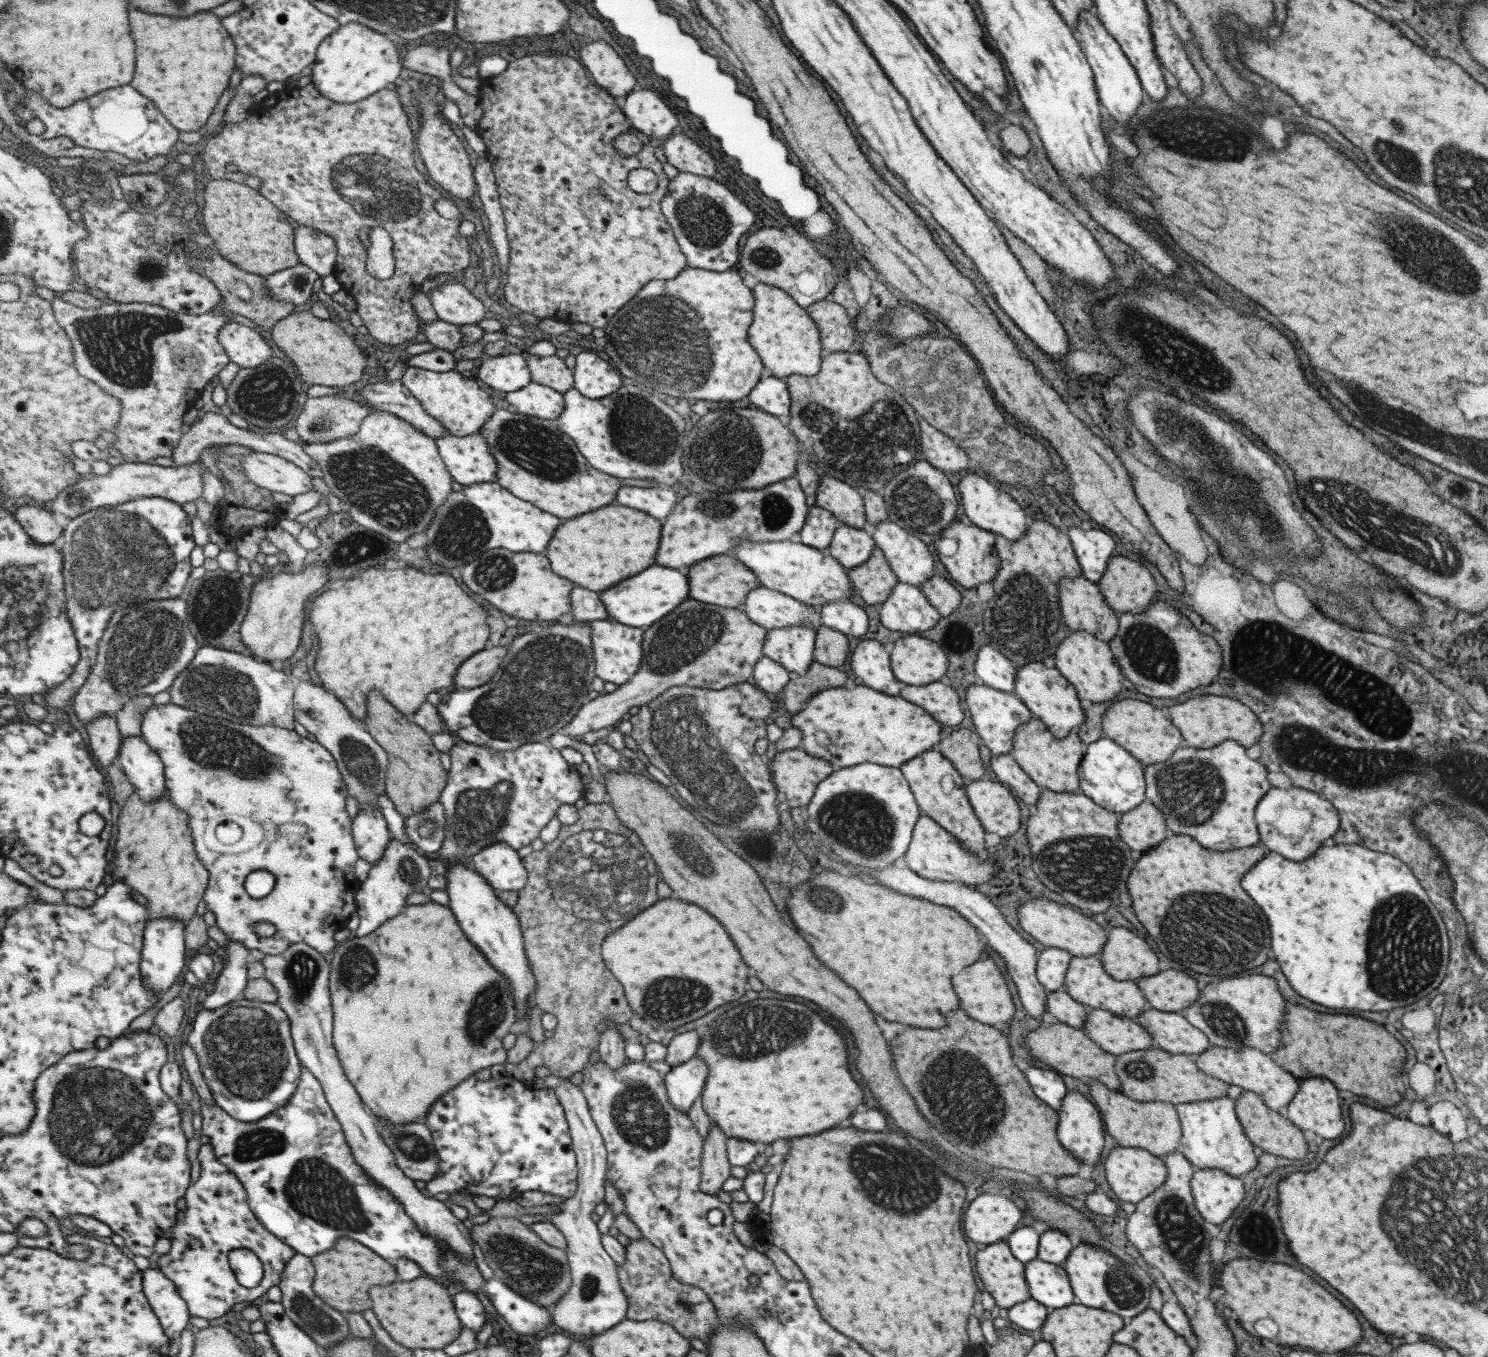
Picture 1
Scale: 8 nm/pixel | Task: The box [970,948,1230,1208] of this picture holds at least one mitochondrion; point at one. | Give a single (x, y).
(1138, 1070)

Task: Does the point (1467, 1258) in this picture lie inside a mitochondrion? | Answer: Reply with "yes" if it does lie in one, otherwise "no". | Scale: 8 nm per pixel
yes

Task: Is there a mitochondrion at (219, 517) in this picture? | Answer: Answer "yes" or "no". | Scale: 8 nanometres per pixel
no

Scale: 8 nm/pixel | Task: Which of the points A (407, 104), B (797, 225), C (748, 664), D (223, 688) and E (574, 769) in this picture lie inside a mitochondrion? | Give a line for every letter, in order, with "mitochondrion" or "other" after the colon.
A: other
B: other
C: other
D: mitochondrion
E: other

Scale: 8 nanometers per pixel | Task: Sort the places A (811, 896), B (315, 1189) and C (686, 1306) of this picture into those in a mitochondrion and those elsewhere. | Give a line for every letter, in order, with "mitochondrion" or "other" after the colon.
A: mitochondrion
B: mitochondrion
C: mitochondrion

